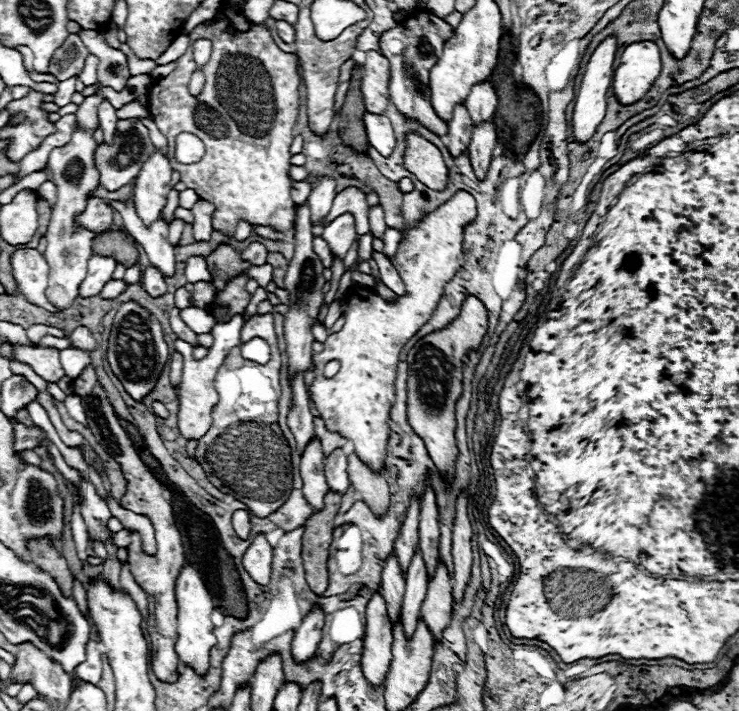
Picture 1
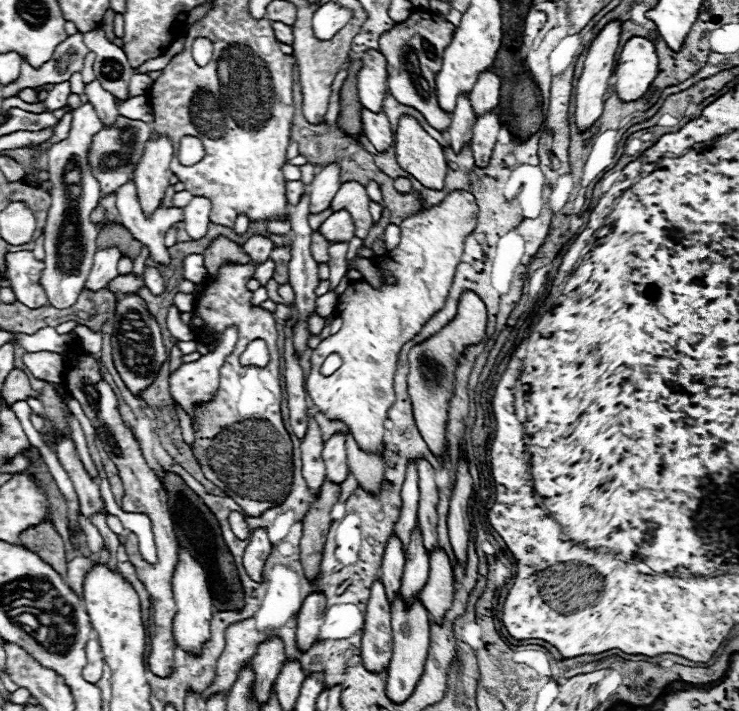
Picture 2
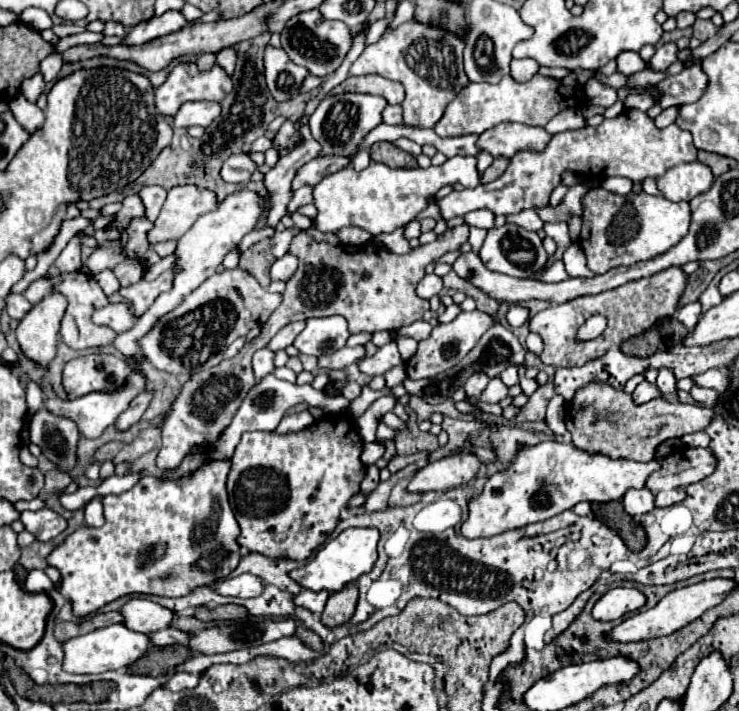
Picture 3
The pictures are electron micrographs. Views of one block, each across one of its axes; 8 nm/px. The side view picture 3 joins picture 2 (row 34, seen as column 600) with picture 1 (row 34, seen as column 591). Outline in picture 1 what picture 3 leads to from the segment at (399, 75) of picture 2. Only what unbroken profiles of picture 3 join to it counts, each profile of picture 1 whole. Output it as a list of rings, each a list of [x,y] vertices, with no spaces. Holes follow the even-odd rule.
[[[414,10],[396,28],[380,38],[380,52],[390,60],[390,100],[404,118],[412,118],[436,136],[444,136],[448,124],[440,120],[430,104],[430,70],[440,58],[446,40],[452,36],[452,26],[428,10]]]

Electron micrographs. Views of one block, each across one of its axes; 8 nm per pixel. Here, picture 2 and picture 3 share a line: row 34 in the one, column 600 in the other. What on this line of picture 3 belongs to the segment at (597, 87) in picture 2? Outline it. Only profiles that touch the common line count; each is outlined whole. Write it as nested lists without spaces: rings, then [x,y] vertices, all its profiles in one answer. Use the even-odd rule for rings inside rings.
[[[612,588],[592,608],[596,620],[618,620],[628,612],[636,612],[646,604],[646,596],[636,588]]]

